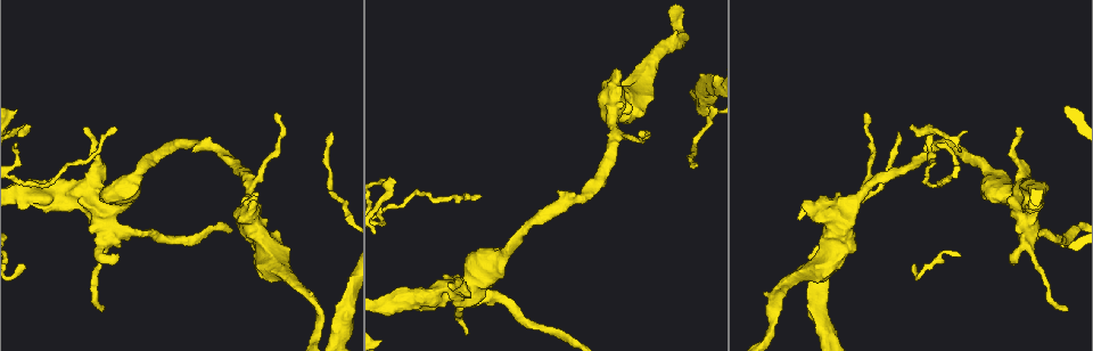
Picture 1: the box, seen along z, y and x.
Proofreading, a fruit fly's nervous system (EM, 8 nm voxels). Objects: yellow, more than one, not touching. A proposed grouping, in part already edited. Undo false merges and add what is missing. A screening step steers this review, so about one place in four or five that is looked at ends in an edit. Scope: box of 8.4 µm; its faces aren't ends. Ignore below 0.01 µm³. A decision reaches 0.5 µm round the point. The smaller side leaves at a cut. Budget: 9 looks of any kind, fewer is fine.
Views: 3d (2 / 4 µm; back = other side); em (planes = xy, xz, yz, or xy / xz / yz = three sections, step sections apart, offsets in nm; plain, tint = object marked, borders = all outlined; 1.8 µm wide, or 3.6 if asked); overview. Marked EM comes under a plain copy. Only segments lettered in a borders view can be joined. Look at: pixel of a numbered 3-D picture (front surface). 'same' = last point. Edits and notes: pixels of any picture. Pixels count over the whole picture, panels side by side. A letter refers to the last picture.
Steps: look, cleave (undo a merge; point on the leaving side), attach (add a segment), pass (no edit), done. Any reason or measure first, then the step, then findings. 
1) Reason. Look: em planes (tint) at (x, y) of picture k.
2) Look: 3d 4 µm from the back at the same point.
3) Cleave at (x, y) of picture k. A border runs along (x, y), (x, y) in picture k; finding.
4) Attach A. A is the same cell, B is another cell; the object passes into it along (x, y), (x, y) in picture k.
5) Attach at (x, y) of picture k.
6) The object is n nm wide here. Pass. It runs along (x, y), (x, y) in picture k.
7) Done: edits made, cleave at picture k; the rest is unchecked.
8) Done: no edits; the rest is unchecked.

Side arm on a straight run. Look: em yz step 16 (tint) at (248, 179) of picture 1.

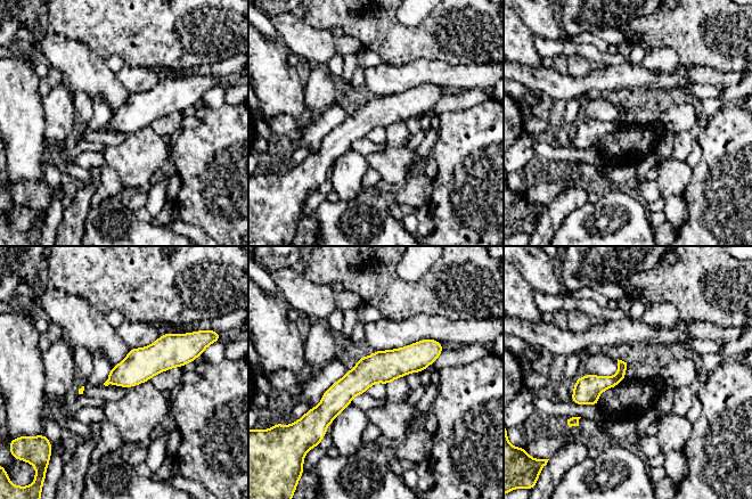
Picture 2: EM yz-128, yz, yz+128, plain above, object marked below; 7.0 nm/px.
Look: em planes (borders) at the same point.

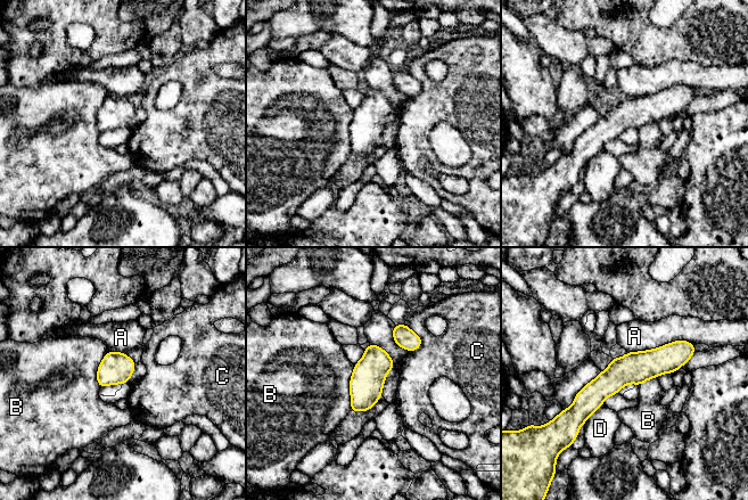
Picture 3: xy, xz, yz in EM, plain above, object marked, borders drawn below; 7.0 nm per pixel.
The object is 220 nm wide here. Pass. A, B, C and D are other cells; a border runs along (354, 365), (350, 379), (348, 410) in picture 3; continuous, no second cell.

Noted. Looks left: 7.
Tapers out. Look: em planes (tint) at (331, 133) of picture 1.

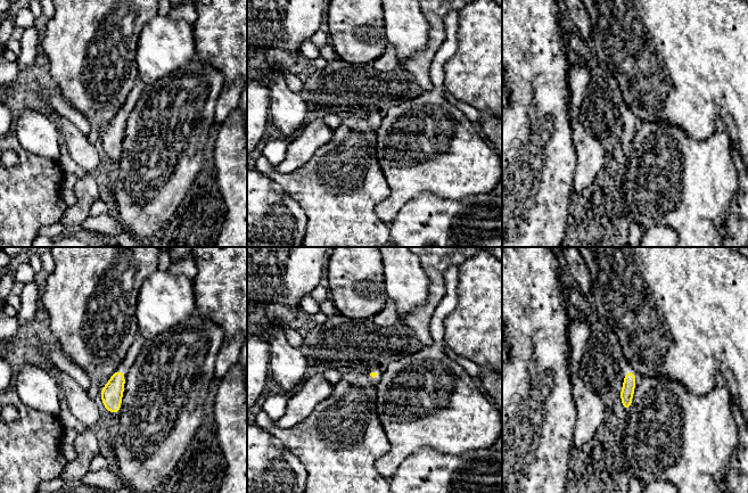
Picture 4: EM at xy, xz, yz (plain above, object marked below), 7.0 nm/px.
Look: em planes (borders) at the same point.

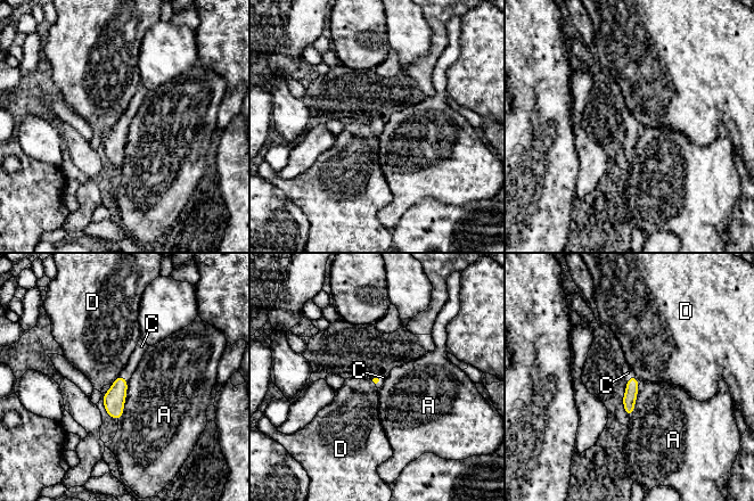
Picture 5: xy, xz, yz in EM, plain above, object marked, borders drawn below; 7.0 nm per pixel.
Attach C. C is the same cell, A and D are other cells; the object passes into it along (114, 399), (124, 378), (141, 347) in picture 5; the cell continues.

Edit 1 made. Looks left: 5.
Free end. Look: 3d 4 µm from the back at (805, 204) of picture 1.

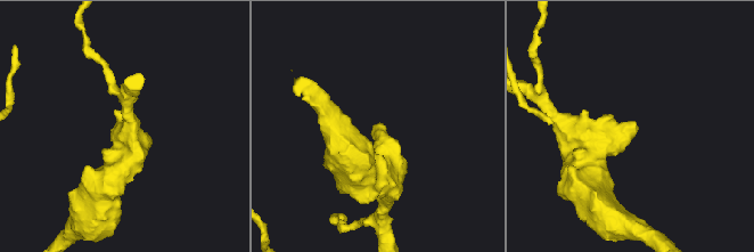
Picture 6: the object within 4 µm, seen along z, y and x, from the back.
Shape alone is not enough. Look: em planes (borders) at (379, 124) of picture 6.

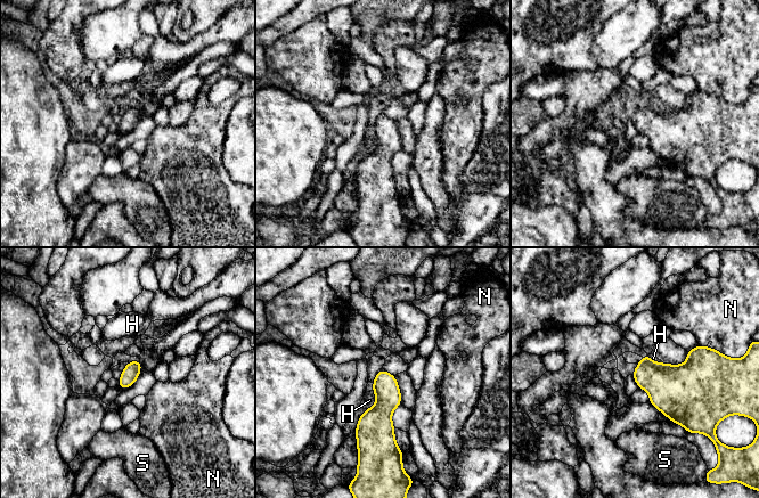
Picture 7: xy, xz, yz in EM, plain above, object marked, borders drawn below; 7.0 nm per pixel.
Pass. H, N and S are other cells; a border runs along (373, 390), (375, 403), (366, 409) in picture 7; none of them fits.

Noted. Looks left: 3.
Sharp bend. Look: em planes (borders) at (109, 239) of picture 1.

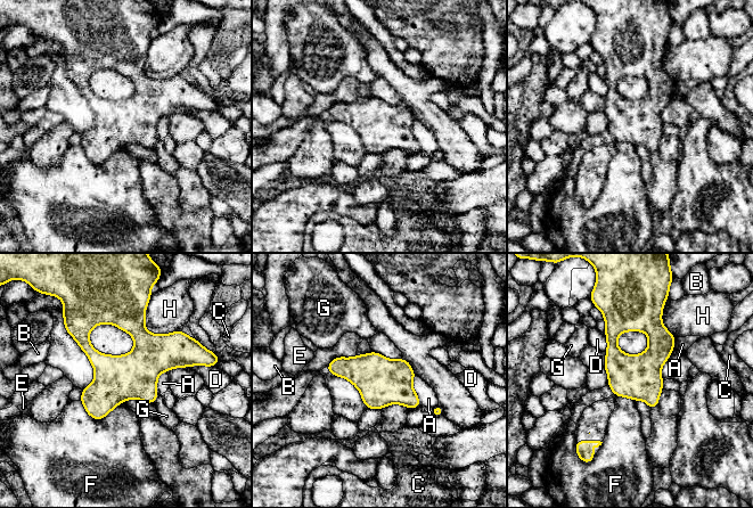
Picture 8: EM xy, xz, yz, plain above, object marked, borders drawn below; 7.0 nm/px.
The object is 320 nm wide here. Pass. A, B, C, D, E, F, G and H are other cells; a border runs along (80, 400), (95, 419), (123, 401) in picture 8; all the same cell.

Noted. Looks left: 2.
Done: edits made, attach at picture 5; the rest is unchecked.

